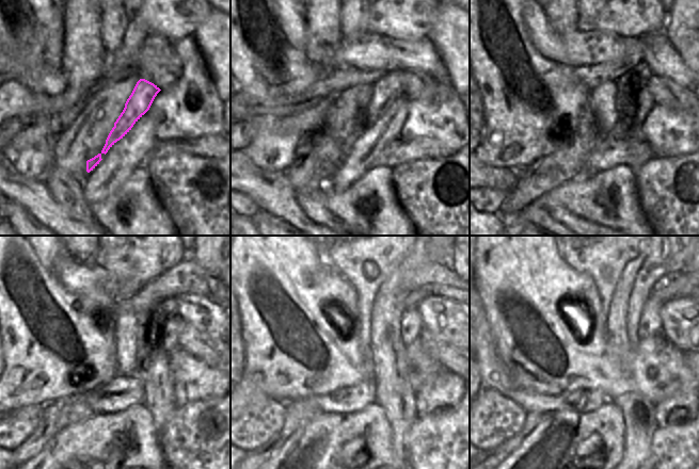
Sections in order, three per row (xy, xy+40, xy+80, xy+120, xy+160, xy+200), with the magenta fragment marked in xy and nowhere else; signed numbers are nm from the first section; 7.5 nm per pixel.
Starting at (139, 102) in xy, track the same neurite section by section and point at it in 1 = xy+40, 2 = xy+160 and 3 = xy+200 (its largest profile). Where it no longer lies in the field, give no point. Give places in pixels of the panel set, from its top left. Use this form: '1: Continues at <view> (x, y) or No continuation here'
1: Continues at xy+40 (388, 87)
2: Continues at xy+160 (414, 296)
3: Continues at xy+200 (684, 284).

